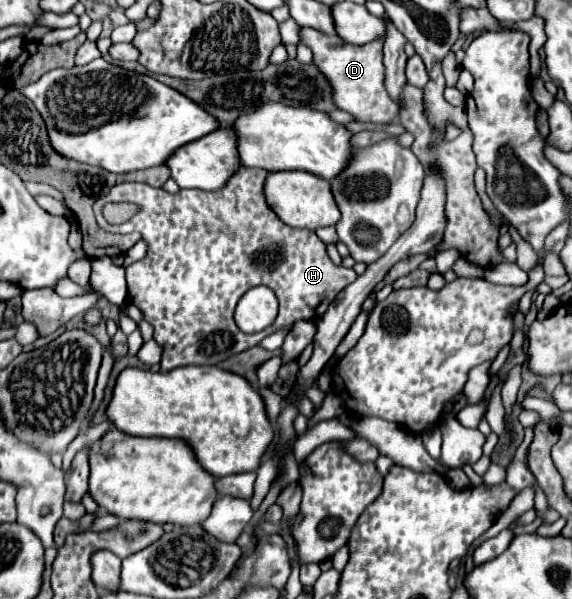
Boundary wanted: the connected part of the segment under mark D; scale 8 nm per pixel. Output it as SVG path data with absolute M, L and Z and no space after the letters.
M302 28L300 42L312 48L314 64L330 80L334 90L334 102L340 110L350 112L360 122L374 122L374 124L386 124L398 116L398 106L384 88L382 40L356 46L356 44L346 44L340 36L326 36L314 28Z

